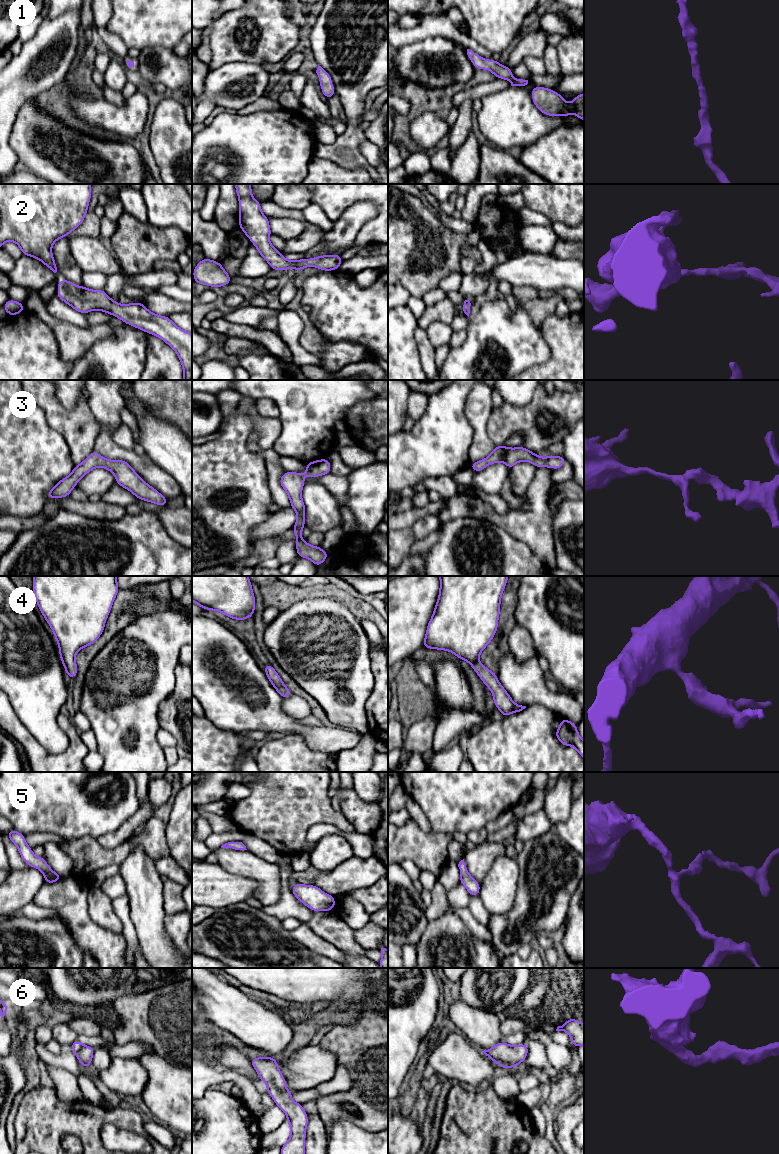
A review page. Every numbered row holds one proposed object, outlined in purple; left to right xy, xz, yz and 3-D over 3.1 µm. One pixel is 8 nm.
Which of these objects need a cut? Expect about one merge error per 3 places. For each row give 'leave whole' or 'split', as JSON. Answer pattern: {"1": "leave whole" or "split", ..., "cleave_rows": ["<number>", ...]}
{"1": "leave whole", "2": "leave whole", "3": "leave whole", "4": "leave whole", "5": "leave whole", "6": "leave whole", "cleave_rows": []}

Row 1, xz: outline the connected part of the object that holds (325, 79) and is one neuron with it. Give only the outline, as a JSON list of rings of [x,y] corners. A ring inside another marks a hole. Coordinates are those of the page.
[[[319,65],[316,70],[316,73],[320,79],[320,86],[322,87],[321,91],[326,96],[326,100],[328,100],[336,93],[334,87],[331,85],[332,84],[331,76],[327,73],[325,69],[323,69]]]

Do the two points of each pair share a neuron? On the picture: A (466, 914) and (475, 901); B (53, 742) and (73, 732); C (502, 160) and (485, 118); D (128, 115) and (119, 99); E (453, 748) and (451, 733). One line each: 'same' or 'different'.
A: different
B: different
C: different
D: different
E: different

